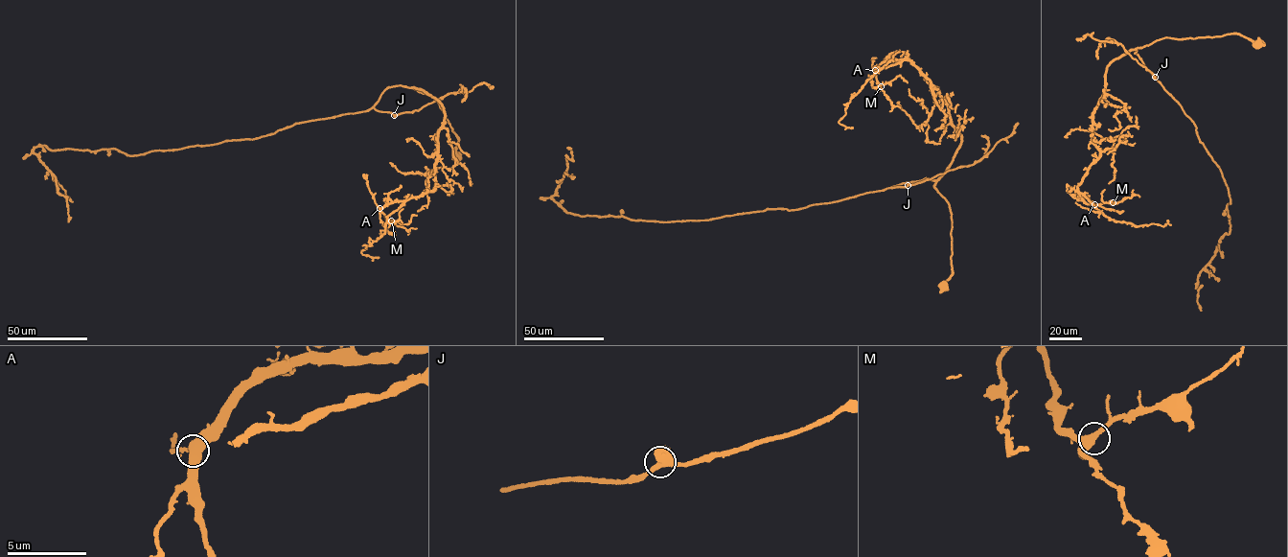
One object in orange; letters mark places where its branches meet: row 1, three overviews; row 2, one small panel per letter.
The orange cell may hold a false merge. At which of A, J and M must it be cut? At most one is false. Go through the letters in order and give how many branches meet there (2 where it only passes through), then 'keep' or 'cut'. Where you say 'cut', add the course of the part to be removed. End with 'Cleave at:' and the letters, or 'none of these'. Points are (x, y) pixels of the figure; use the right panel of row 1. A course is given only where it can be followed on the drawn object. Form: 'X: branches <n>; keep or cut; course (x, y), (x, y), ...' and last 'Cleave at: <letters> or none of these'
A: branches 3; keep
J: branches 3; keep
M: branches 3; keep
Cleave at: none of these

